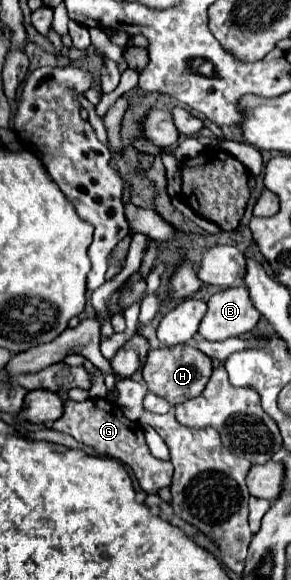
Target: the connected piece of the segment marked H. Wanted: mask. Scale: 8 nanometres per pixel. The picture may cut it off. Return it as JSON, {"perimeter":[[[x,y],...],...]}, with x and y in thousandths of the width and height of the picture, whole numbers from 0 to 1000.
{"perimeter":[[[605,595],[591,602],[529,602],[509,609],[502,629],[488,636],[495,657],[522,678],[570,688],[584,698],[632,695],[646,688],[680,684],[701,674],[722,647],[729,647],[729,622],[715,612],[687,609],[660,595]]]}

